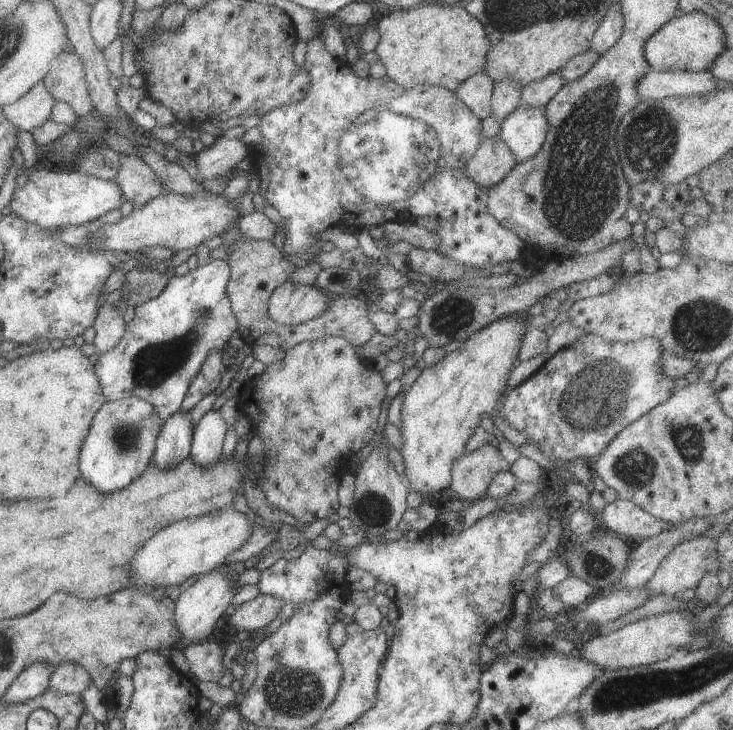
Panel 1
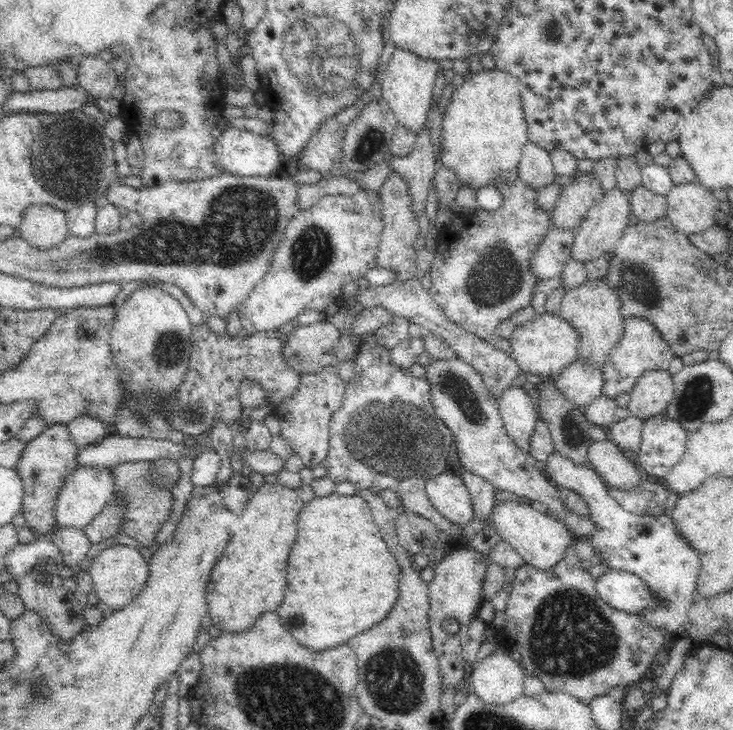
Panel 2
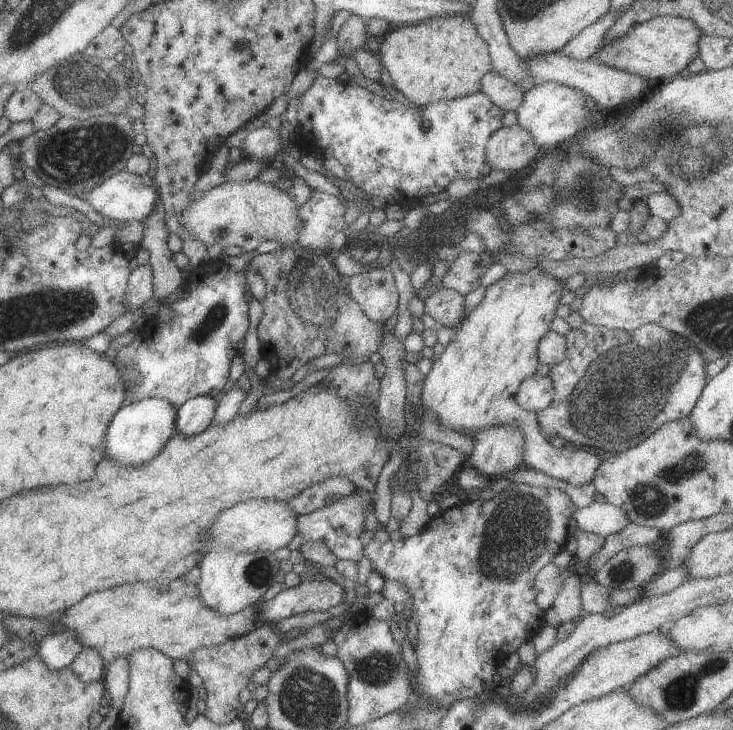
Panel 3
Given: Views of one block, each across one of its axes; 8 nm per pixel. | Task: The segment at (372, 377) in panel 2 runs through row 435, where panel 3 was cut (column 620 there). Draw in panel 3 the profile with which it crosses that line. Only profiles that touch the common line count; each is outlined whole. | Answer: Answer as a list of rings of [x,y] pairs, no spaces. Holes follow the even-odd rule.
[[[584,323],[570,330],[565,338],[568,346],[566,358],[548,372],[554,382],[554,400],[548,408],[536,413],[537,421],[547,437],[564,438],[563,447],[588,448],[602,461],[638,446],[662,424],[689,417],[710,380],[706,376],[707,363],[700,350],[688,338],[670,332],[660,324],[648,323],[627,331]]]

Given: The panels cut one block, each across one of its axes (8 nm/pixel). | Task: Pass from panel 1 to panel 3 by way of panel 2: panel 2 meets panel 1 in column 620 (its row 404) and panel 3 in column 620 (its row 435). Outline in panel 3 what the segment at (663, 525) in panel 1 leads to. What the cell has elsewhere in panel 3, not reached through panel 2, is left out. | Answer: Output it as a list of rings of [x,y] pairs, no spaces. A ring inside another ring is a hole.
[[[592,501],[588,506],[576,510],[572,516],[580,530],[598,534],[602,538],[620,532],[629,523],[626,512],[608,501]]]

